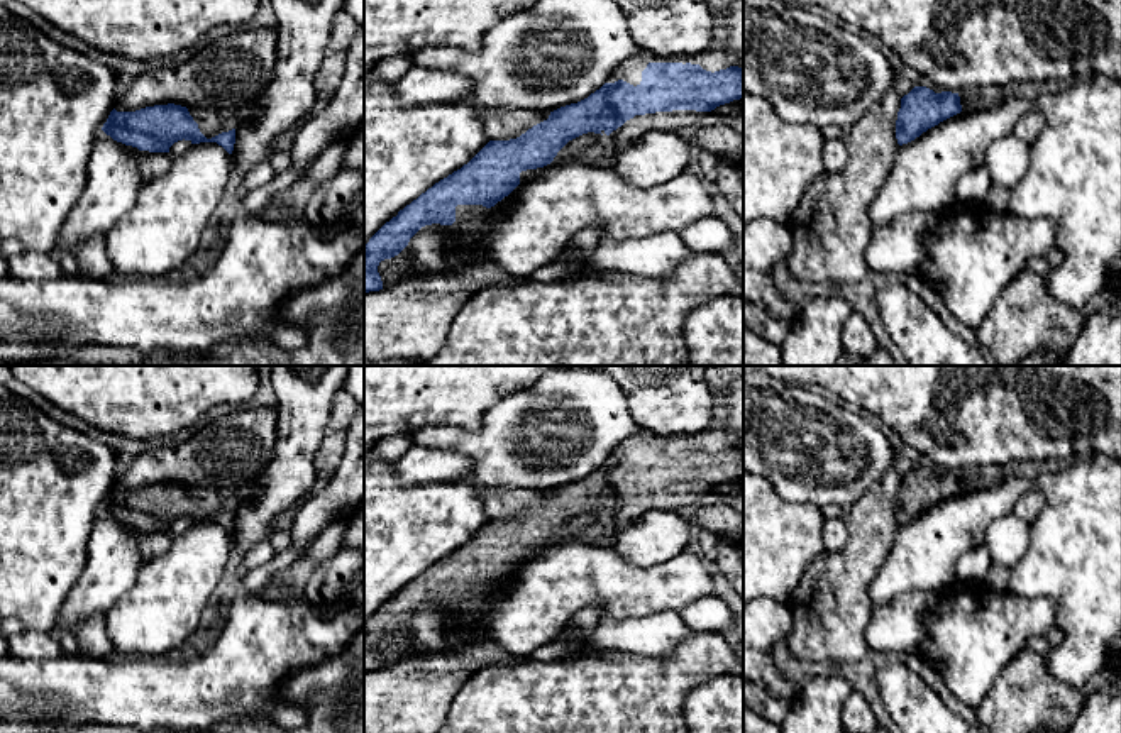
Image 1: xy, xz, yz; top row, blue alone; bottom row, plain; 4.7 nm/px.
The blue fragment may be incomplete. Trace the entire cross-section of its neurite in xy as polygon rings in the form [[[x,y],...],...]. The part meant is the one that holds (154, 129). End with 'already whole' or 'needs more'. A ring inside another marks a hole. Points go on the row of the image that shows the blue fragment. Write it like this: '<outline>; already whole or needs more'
[[[168,103],[146,107],[135,112],[110,112],[102,130],[113,141],[149,152],[169,152],[178,141],[191,144],[217,142],[229,154],[234,151],[235,129],[207,139],[186,107]]]; already whole

